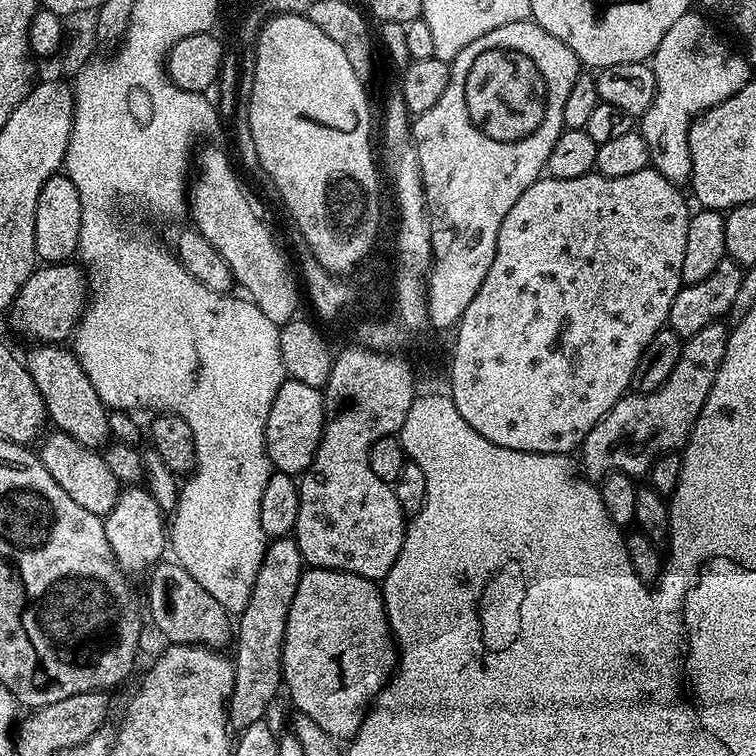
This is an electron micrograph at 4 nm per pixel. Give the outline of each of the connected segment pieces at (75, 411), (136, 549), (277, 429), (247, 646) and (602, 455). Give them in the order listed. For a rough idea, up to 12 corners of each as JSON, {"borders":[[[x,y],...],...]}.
{"borders":[[[37,343],[26,367],[55,431],[109,443],[104,407],[75,352]],[[128,486],[103,517],[125,574],[166,552],[166,518],[147,487]],[[285,379],[264,441],[273,469],[296,478],[324,433],[324,393]],[[292,536],[267,541],[234,628],[228,723],[265,719],[306,570]],[[729,325],[683,341],[670,378],[625,394],[586,434],[582,472],[647,477],[683,449]]]}

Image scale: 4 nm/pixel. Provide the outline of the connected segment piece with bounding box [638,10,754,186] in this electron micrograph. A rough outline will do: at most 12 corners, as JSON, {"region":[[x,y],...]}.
{"region":[[689,10],[650,61],[654,102],[638,124],[651,167],[692,175],[688,131],[753,79]]}

